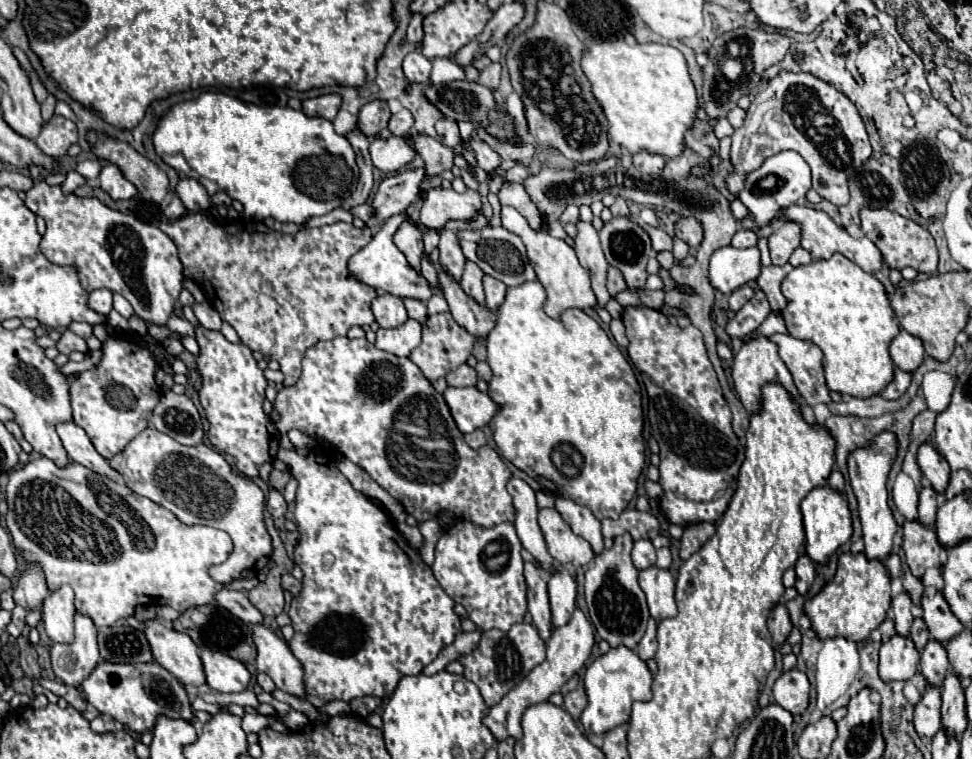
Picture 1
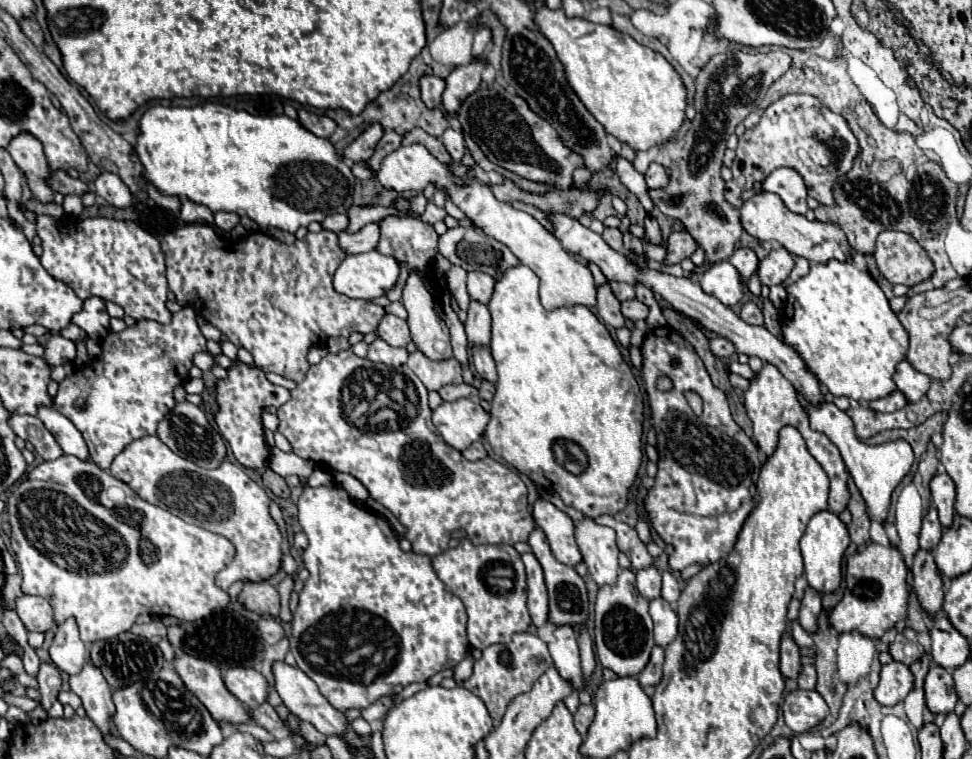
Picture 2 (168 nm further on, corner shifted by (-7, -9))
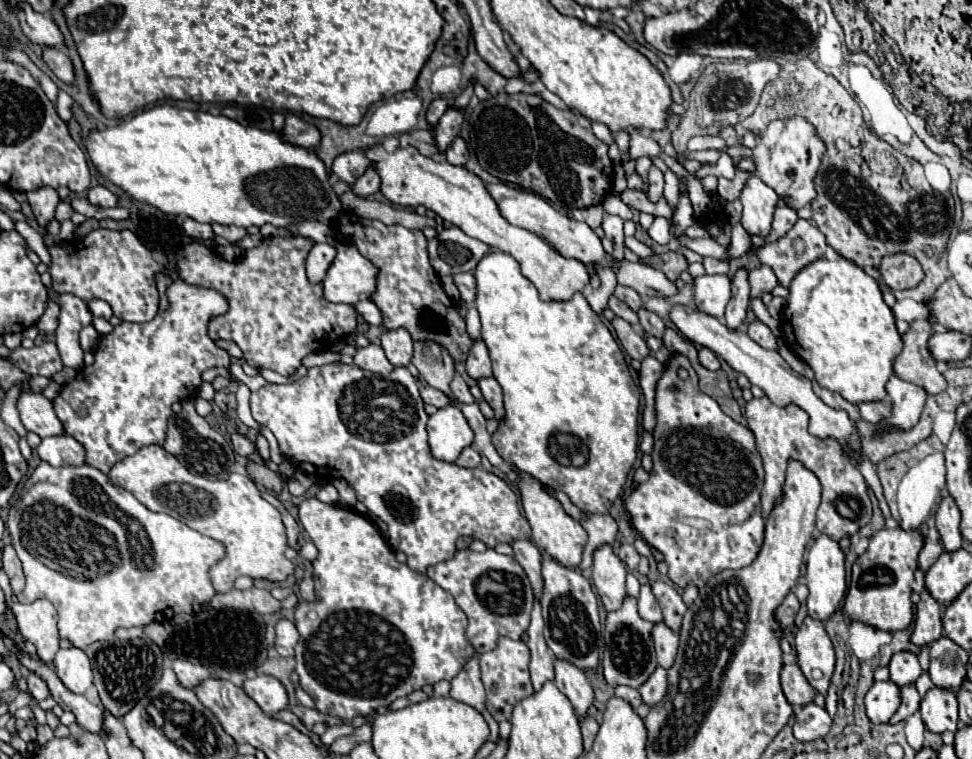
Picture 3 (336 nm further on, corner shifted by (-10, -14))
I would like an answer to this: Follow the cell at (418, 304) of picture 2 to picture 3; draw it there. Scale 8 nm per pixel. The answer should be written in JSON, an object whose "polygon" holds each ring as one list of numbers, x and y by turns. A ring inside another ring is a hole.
{"polygon":[[415,344,411,362,429,386,443,390,453,398,453,394,449,392,449,382,455,372,455,360,453,356,449,356,449,352,445,352,445,348,441,348,439,344]]}

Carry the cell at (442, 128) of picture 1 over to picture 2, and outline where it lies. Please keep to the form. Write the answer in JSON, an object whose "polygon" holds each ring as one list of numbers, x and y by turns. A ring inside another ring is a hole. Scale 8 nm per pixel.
{"polygon":[[446,129,444,131,444,147,448,149,450,157,454,161,460,161,466,153,466,145,464,145,464,137,460,131,454,131,454,129]]}

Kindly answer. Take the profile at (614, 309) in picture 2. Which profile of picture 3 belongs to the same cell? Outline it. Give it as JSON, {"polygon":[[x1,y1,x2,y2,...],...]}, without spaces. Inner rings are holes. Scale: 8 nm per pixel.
{"polygon":[[615,316,611,320,615,332,617,332,617,338,621,340,625,352,631,356,631,358,637,358,637,360,643,360,645,356,649,356,649,350,647,350,647,344,645,340,631,328,631,324,619,316]]}

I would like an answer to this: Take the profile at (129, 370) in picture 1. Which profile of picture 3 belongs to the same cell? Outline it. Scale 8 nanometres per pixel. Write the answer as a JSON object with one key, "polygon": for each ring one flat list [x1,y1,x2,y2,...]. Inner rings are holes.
{"polygon":[[173,280,173,284,167,288,167,296,175,296,171,300,171,308,167,312,159,310,159,314,151,320,151,322,143,322,143,324,137,324,137,322,123,322,121,326,115,326,115,330,111,334,105,334,101,336,97,348,95,348,95,362,91,366,85,366,81,370,77,370,77,376,75,380,71,380,69,384,65,384,59,392,59,396,53,400,53,406,55,406,55,414,59,416,59,420,63,422,65,430,69,436,73,436,83,448,85,448,85,462,97,470,101,470,103,474,109,474,111,466,131,454,135,454,139,448,147,446,147,444,163,444,165,440,165,432,167,432,167,418,171,416,171,406,173,402,177,400,185,400,185,398,191,398,193,392,191,390,197,390,201,386,201,374,207,370,207,368,215,368,215,366,227,366,229,368,229,354,225,350,219,350,213,340,207,336,207,322,209,322,209,316,211,312,225,312,227,310,227,300,225,304,215,304,211,296,221,296,219,292,215,290,207,290,207,288,199,288,199,286,189,286,181,280]]}

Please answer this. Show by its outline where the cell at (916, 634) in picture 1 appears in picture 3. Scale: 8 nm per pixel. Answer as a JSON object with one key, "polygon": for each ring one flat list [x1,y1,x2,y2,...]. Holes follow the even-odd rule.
{"polygon":[[907,684,905,688,901,688,901,706,899,706,899,710,893,714,893,718,889,722,895,724,895,722,905,720,915,710,919,710,919,702,921,702,921,696,919,696,915,684]]}

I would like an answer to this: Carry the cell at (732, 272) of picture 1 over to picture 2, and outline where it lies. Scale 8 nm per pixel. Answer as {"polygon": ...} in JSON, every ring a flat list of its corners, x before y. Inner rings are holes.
{"polygon":[[728,261,714,263,710,271,706,271,700,277,700,287,704,293,714,295,728,307,736,305,742,299,742,291,744,291,742,277,738,275,738,271,734,271,734,267]]}

